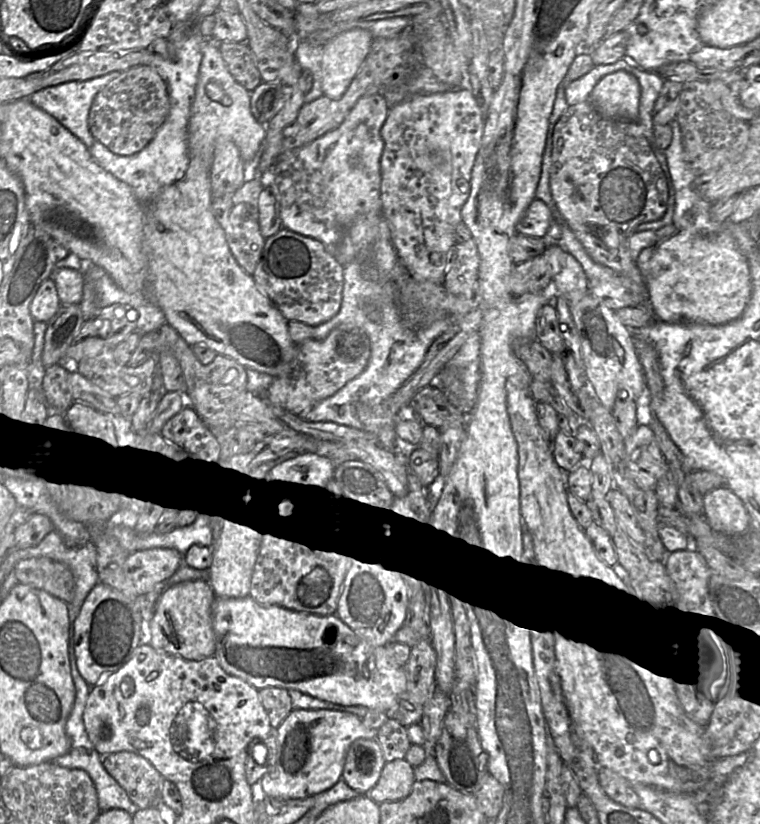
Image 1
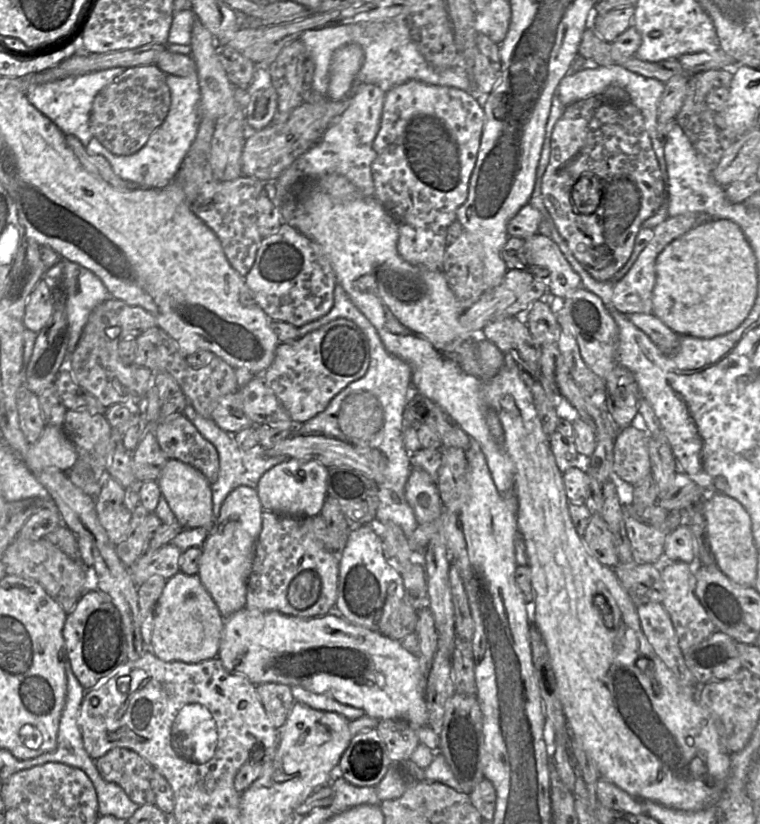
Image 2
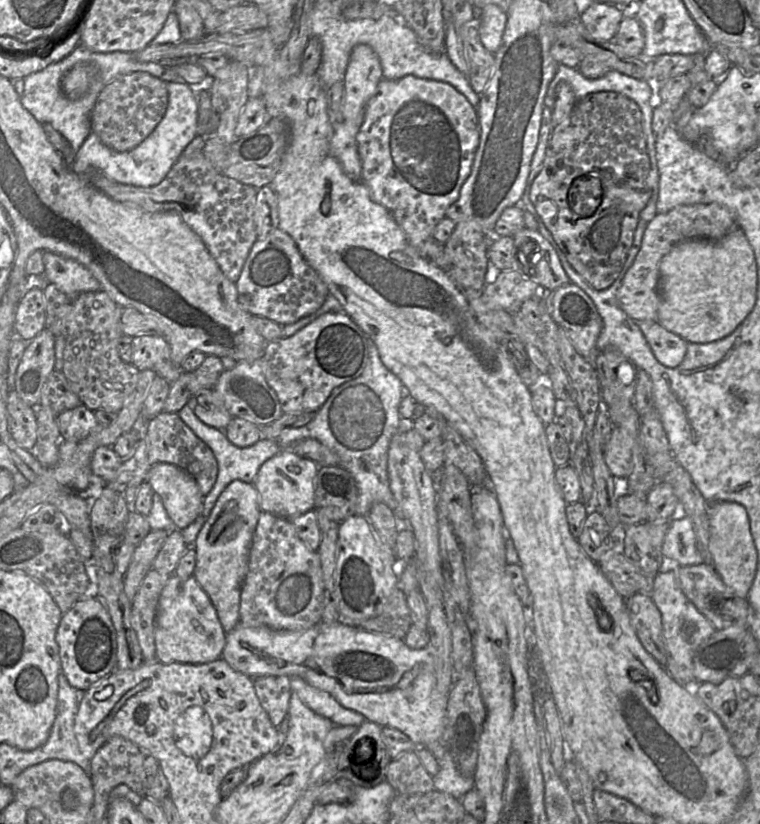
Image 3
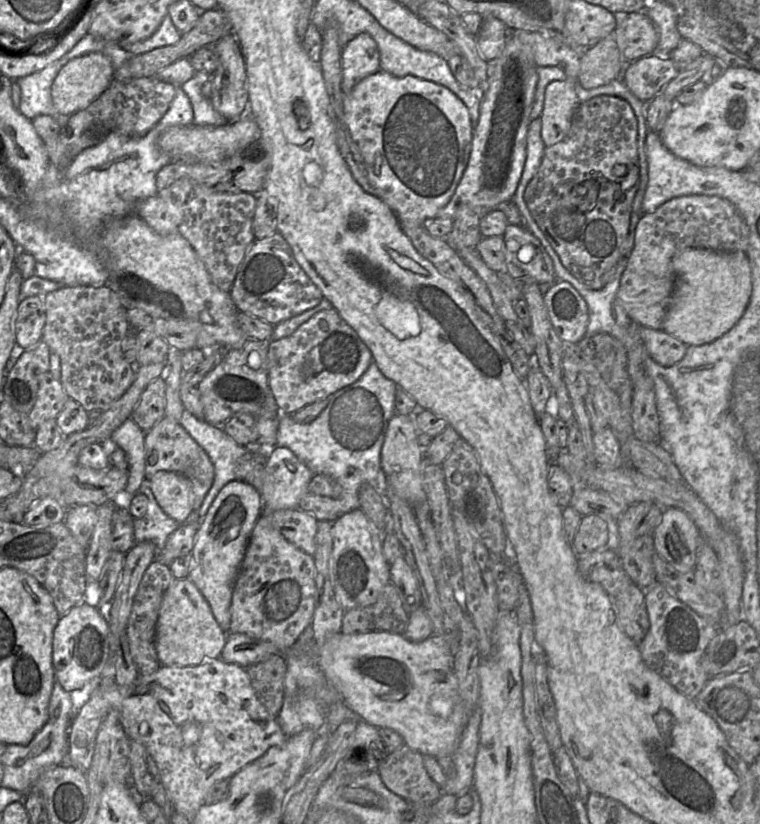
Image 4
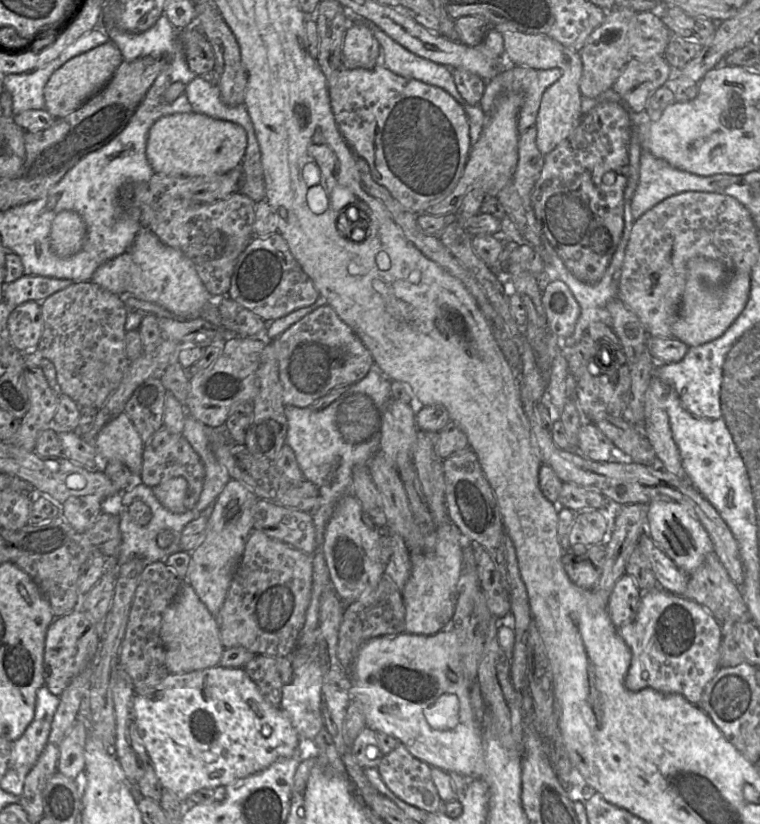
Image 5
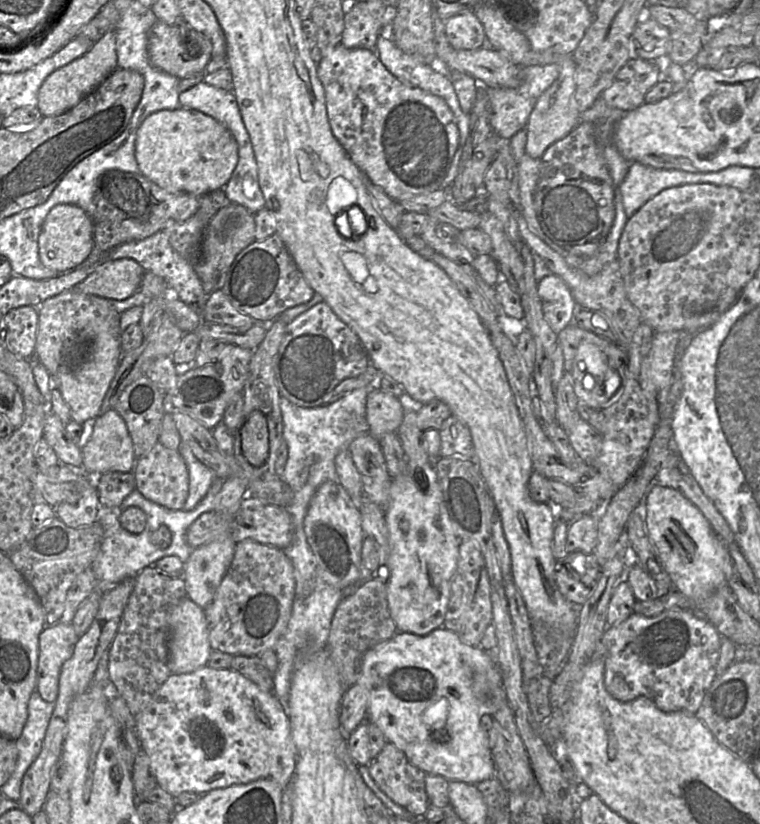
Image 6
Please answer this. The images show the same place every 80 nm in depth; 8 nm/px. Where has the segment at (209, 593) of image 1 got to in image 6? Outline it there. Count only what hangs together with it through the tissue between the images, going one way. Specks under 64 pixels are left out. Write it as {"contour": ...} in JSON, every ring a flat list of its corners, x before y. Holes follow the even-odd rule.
{"contour":[[185,597,170,613,168,621,168,659,171,674,184,674,207,666,211,646,204,609]]}

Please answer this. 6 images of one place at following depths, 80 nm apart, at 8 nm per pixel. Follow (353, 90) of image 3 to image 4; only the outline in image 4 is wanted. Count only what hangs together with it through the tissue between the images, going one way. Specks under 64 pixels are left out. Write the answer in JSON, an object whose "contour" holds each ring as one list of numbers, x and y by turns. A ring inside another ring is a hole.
{"contour":[[361,33,342,48,342,89,349,93,362,79,380,70,379,49,373,38]]}

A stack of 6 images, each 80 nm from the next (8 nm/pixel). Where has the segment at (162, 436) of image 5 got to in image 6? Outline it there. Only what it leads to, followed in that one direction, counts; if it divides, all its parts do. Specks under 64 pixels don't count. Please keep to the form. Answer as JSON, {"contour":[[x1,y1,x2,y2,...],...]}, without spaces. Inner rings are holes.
{"contour":[[157,442,146,455,137,459,133,474,136,480,135,489,146,499,168,510,183,510,189,493,189,475,179,450,166,448]]}

